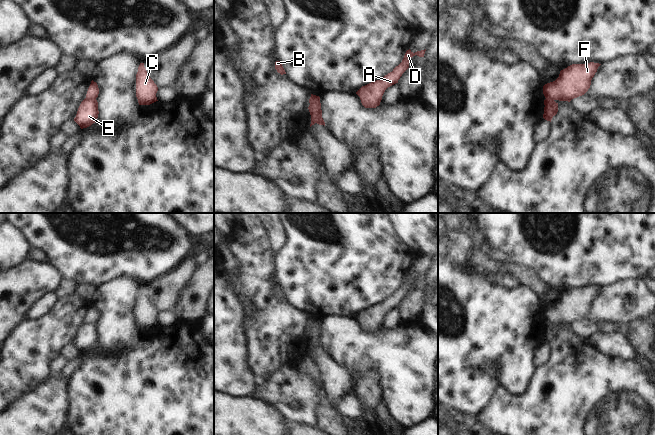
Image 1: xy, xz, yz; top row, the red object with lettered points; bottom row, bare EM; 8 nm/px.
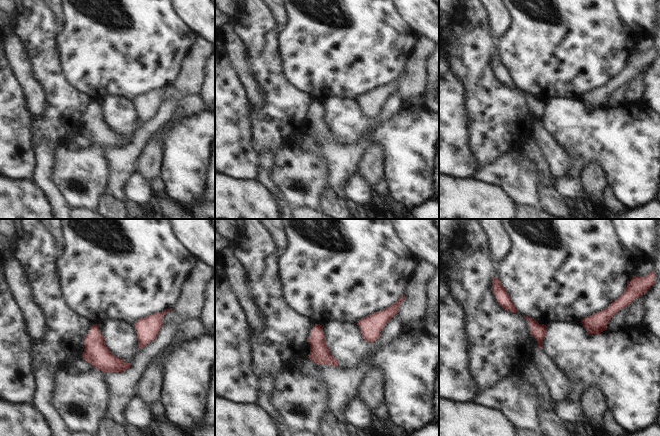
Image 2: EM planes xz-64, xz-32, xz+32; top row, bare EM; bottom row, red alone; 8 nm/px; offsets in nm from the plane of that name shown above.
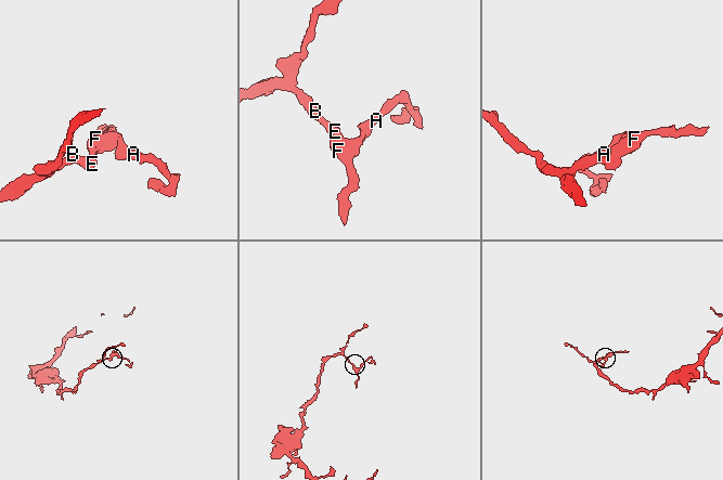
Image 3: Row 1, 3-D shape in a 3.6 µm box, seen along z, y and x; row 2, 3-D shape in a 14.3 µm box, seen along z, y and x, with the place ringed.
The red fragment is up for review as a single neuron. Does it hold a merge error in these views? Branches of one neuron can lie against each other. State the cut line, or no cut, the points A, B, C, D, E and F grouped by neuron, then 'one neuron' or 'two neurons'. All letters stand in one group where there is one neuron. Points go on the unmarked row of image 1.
cut in xy along (85, 322), (95, 323); A C D F / B E; two neurons

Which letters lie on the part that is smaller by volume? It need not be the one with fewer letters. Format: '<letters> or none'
A, C, D, F

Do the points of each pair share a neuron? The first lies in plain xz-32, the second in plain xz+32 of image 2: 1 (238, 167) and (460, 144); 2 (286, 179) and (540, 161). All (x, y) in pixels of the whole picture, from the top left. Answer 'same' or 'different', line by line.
1: same
2: same

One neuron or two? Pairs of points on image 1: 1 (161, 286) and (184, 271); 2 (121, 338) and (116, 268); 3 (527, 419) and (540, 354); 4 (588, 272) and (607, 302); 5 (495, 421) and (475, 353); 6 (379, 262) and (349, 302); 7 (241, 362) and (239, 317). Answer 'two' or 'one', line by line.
1: one
2: two
3: two
4: two
5: two
6: one
7: one

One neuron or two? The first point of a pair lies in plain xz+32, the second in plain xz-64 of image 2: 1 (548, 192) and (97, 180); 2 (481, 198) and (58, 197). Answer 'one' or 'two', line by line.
1: two
2: two

